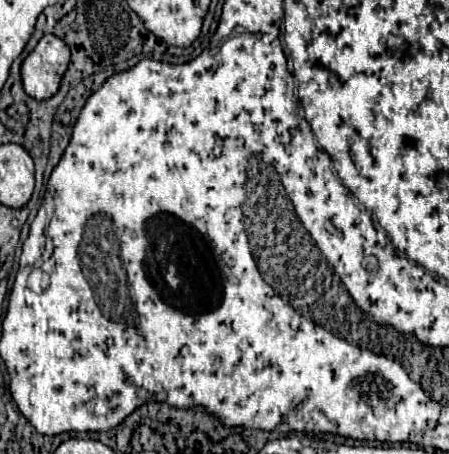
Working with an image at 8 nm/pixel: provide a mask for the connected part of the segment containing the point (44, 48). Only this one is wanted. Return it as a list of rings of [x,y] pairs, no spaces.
[[[43,35],[21,65],[25,93],[37,101],[49,99],[59,89],[61,77],[69,65],[69,55],[65,41],[55,35]]]

